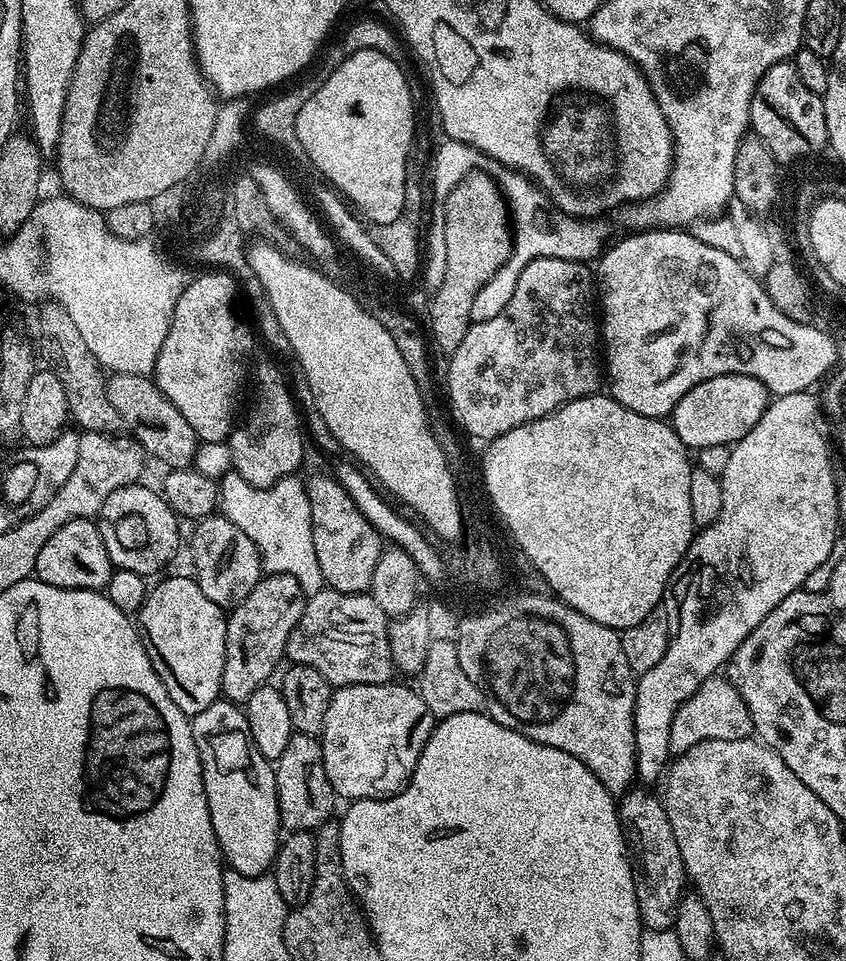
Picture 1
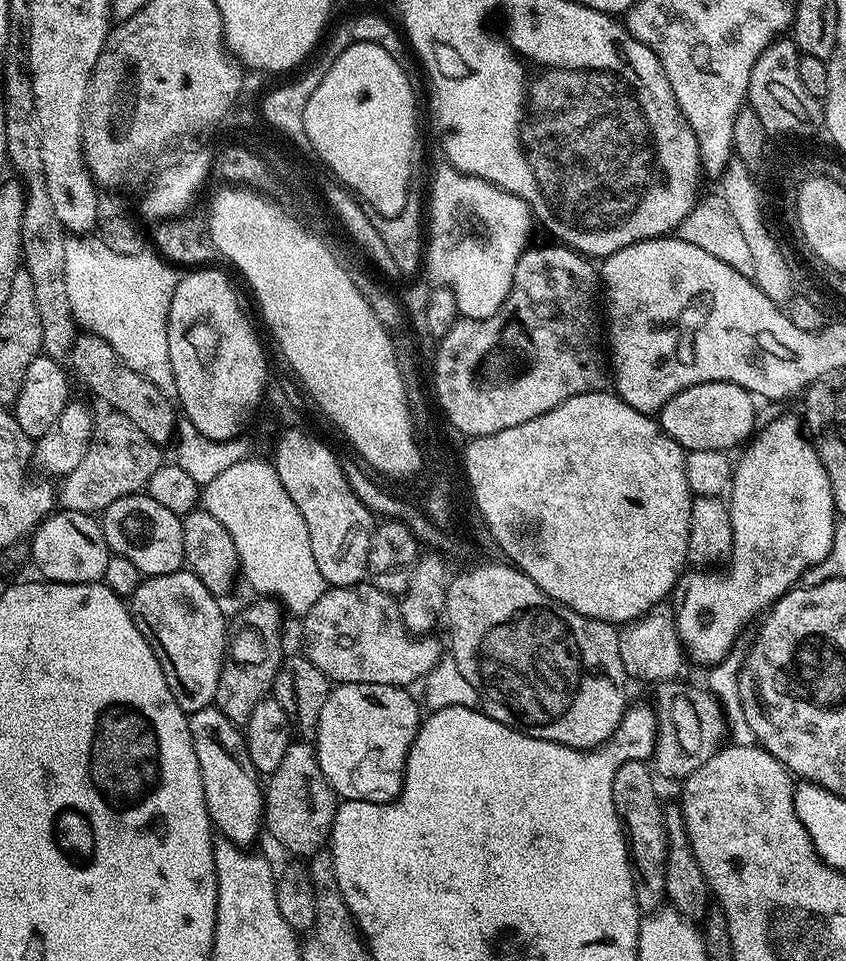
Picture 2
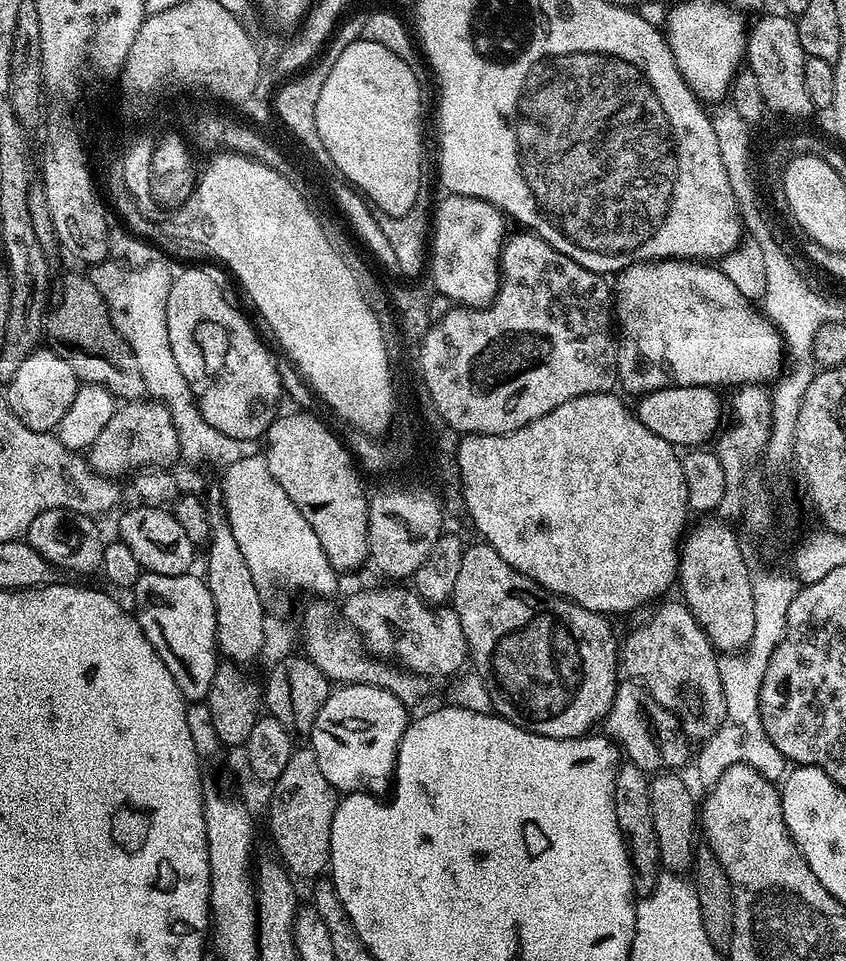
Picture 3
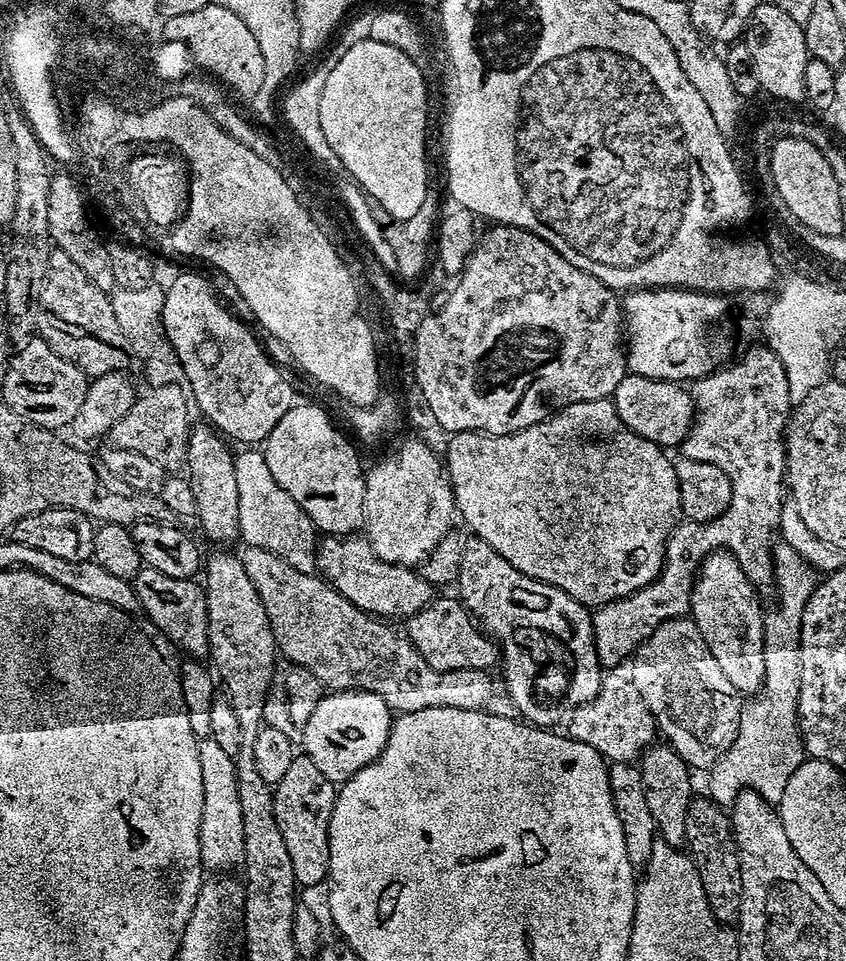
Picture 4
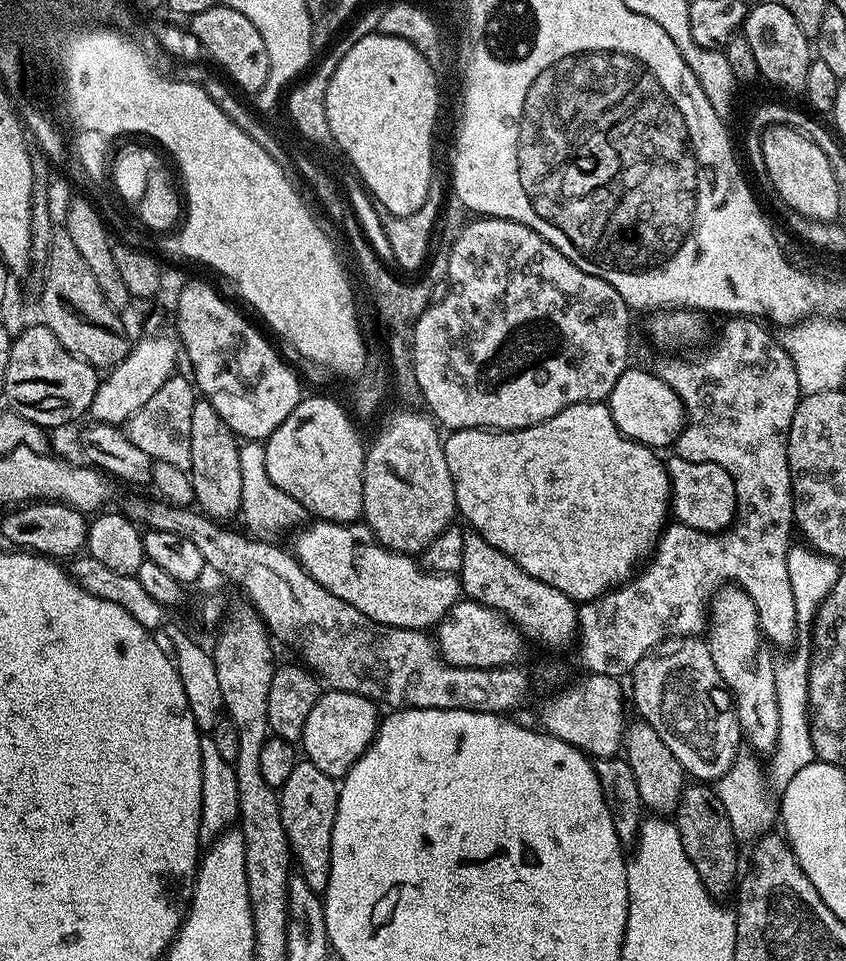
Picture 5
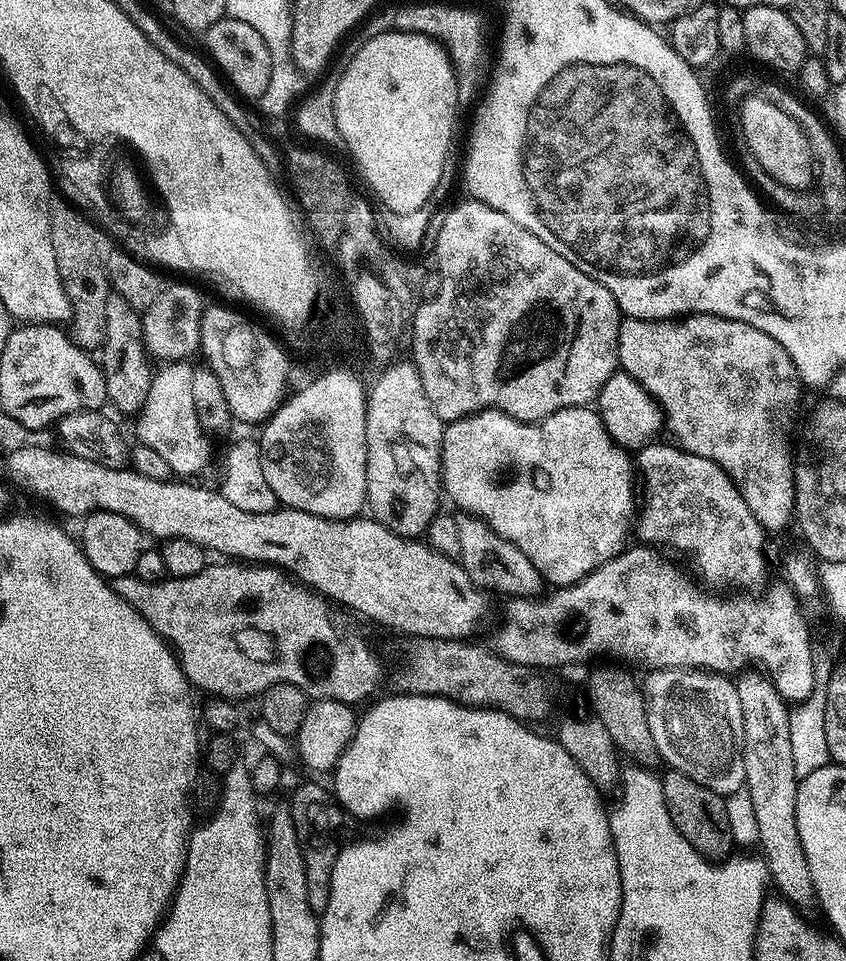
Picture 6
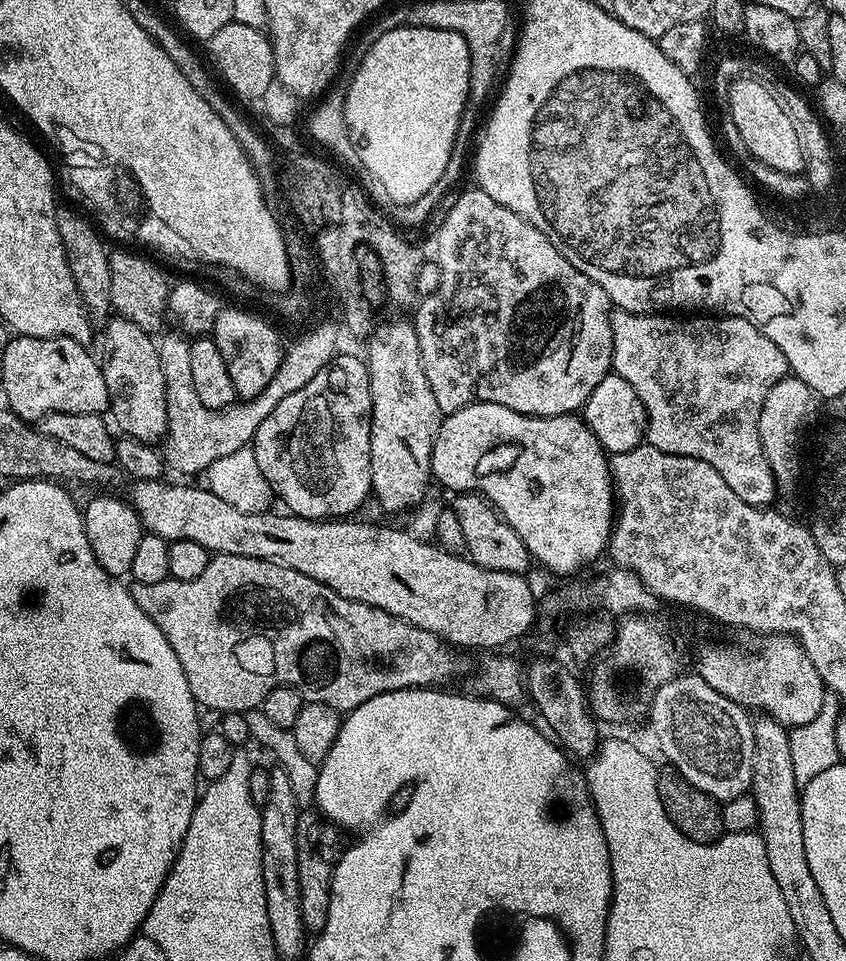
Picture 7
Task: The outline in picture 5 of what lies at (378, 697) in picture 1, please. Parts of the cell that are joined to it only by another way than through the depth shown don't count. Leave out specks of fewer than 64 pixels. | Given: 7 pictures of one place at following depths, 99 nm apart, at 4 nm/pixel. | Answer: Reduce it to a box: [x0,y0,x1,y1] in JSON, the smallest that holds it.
[302,691,378,778]

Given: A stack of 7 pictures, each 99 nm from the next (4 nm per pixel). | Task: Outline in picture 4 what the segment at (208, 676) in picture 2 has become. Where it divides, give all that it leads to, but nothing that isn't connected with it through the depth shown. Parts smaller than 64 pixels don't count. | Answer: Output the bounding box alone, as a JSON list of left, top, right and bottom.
[134,566,210,658]

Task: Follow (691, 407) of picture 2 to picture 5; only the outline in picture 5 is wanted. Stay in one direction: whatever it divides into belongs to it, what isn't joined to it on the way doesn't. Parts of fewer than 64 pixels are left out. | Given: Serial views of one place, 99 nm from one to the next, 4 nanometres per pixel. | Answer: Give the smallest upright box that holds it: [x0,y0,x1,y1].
[606,367,686,450]

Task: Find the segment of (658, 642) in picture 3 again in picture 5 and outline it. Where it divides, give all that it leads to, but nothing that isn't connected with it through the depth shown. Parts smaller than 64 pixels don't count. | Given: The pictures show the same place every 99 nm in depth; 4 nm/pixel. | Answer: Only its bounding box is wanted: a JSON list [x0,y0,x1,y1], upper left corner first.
[630,638,741,782]

